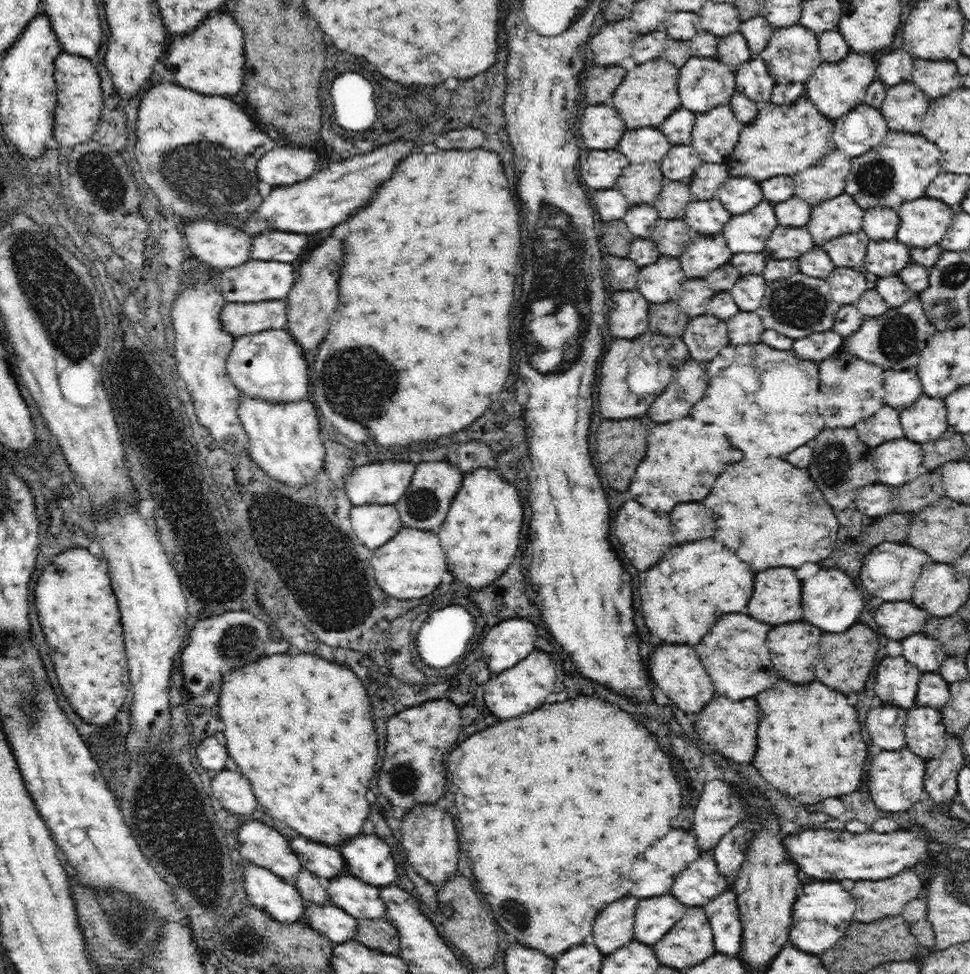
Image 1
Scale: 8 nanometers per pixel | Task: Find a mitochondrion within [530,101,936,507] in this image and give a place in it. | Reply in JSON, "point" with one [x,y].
{"point":[796,304]}

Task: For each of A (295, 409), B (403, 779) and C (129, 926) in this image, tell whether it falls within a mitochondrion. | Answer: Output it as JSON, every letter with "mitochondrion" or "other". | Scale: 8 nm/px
{"A":"other","B":"mitochondrion","C":"mitochondrion"}

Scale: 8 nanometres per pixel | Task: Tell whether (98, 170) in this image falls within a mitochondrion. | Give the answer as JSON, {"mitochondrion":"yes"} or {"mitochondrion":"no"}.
{"mitochondrion":"yes"}

